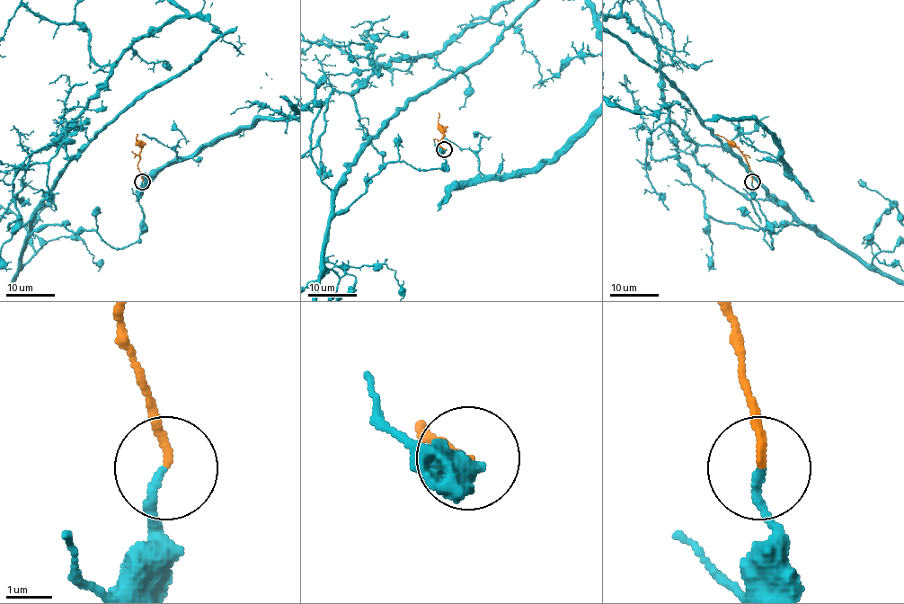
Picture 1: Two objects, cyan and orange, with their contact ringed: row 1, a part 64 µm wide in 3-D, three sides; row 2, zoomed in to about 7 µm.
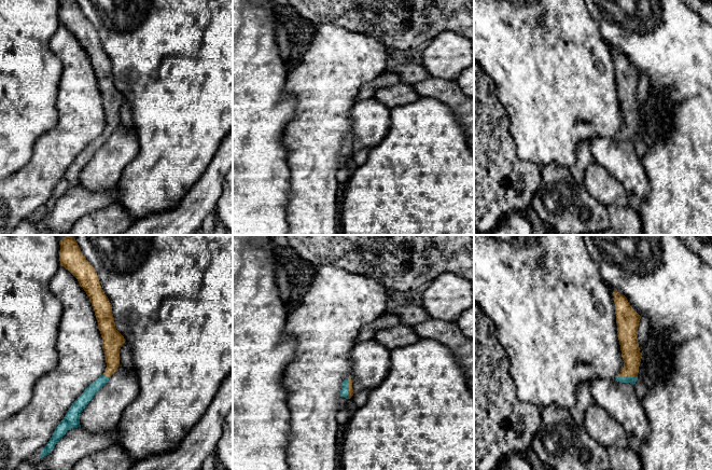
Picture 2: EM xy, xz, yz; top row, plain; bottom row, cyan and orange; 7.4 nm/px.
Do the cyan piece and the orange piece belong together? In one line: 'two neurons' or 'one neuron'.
one neuron

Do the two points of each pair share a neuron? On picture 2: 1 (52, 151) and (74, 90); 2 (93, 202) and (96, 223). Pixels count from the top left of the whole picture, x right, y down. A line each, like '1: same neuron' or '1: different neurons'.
1: same neuron
2: different neurons

